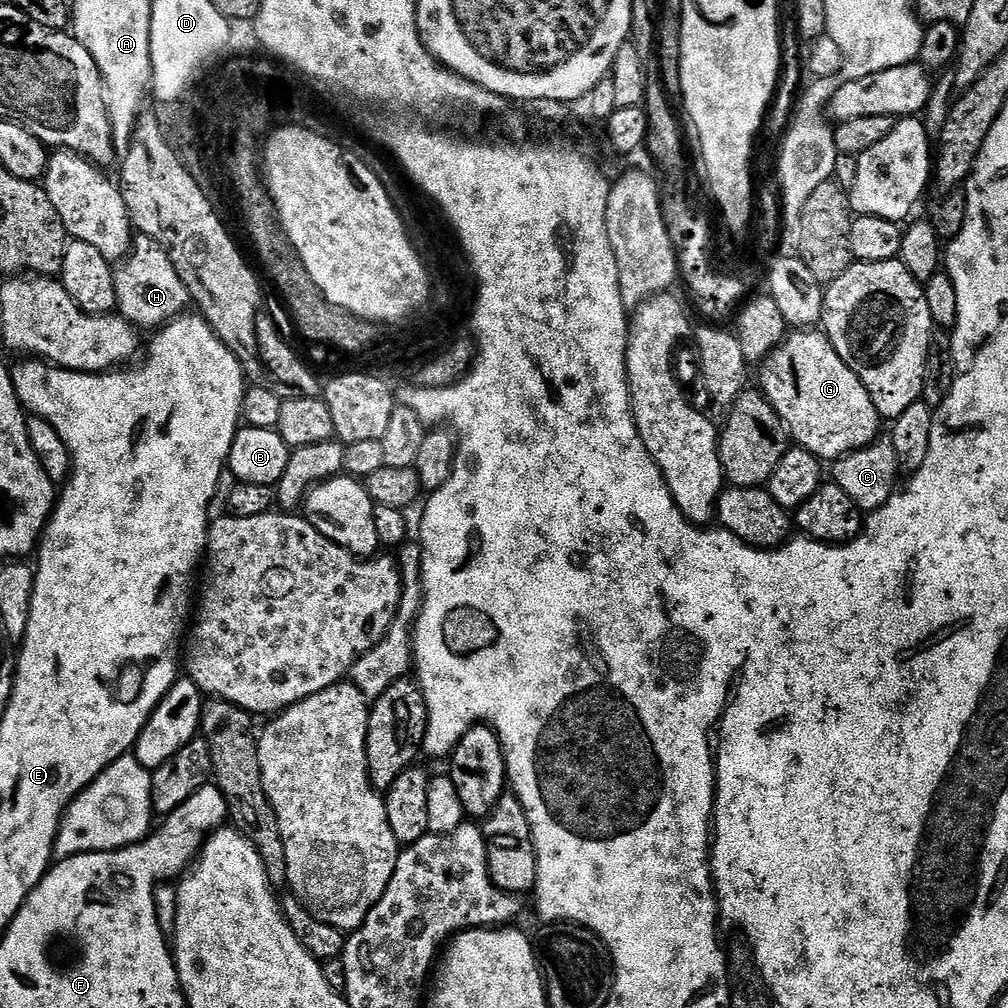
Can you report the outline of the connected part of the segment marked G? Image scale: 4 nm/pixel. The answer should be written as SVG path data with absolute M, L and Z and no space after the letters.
M796 330L783 339L759 365L760 384L764 397L774 406L774 410L780 415L780 421L788 429L788 435L799 447L807 452L813 452L824 462L835 462L841 456L848 456L851 452L857 452L859 448L865 448L877 439L876 432L882 425L882 417L876 413L874 402L862 386L862 382L838 358L834 346L828 341L827 336L820 330Z

